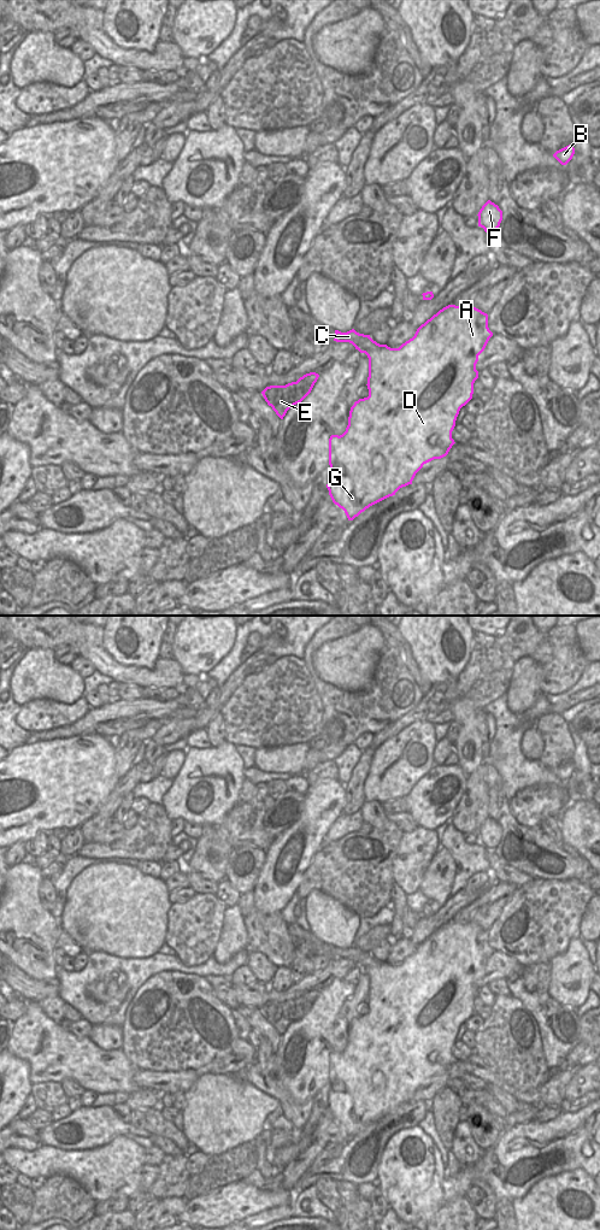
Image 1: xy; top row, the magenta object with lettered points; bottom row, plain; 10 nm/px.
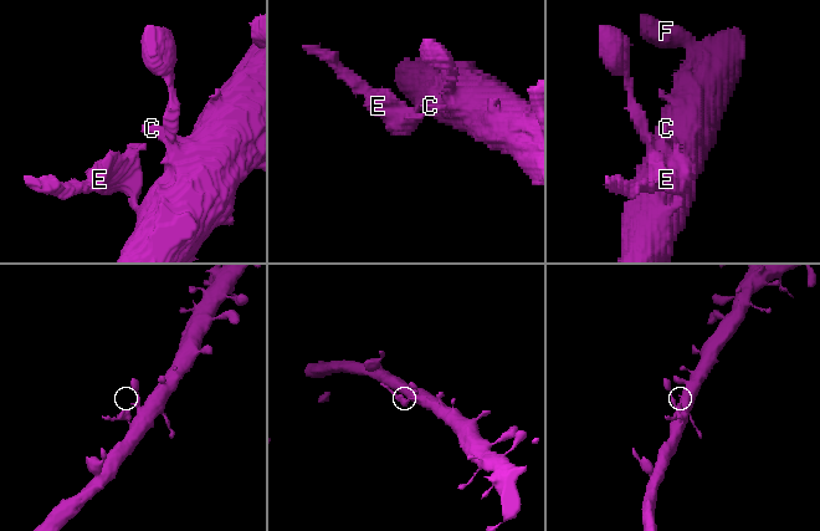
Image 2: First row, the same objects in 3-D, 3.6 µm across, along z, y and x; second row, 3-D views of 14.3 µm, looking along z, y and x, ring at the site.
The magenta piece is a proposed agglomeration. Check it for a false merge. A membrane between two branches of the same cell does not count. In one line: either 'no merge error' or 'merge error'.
merge error

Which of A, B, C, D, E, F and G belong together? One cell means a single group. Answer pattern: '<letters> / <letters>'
A B C D F G / E

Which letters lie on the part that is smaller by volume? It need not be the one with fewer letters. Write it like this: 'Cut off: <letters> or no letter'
Cut off: E

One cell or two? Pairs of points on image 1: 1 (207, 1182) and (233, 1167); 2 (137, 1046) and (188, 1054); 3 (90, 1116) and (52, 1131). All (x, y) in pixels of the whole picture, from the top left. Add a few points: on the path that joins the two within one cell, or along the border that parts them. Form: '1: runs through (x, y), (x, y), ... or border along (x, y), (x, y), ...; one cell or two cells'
1: runs through (213, 1176), (227, 1167); one cell
2: runs through (150, 1046), (176, 1046); one cell
3: runs through (81, 1120), (62, 1123); one cell

